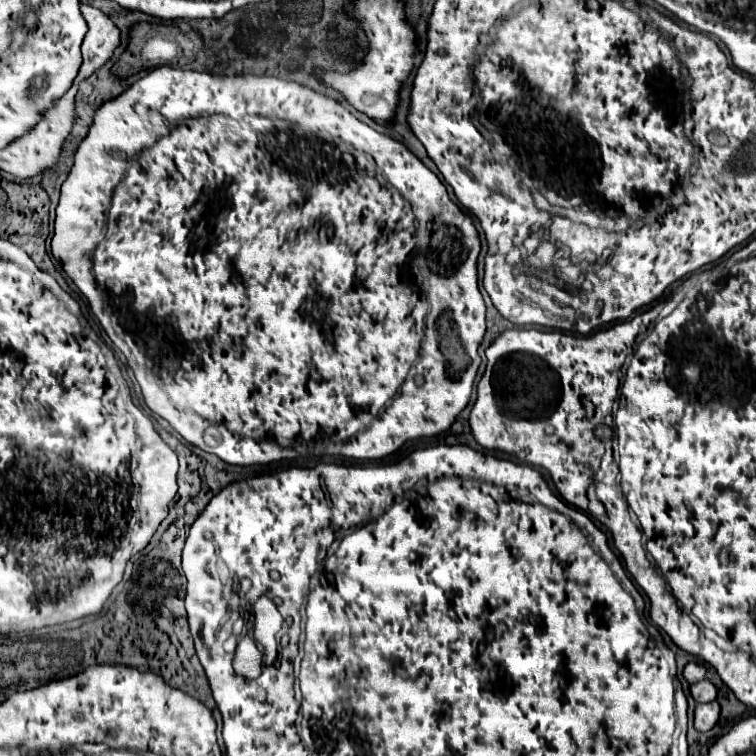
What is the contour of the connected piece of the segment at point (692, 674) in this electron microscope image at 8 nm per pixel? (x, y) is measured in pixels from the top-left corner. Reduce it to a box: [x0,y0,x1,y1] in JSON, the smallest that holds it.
[682,663,706,683]

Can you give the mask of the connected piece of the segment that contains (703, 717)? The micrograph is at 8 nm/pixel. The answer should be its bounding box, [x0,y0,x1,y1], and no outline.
[694,701,720,731]

